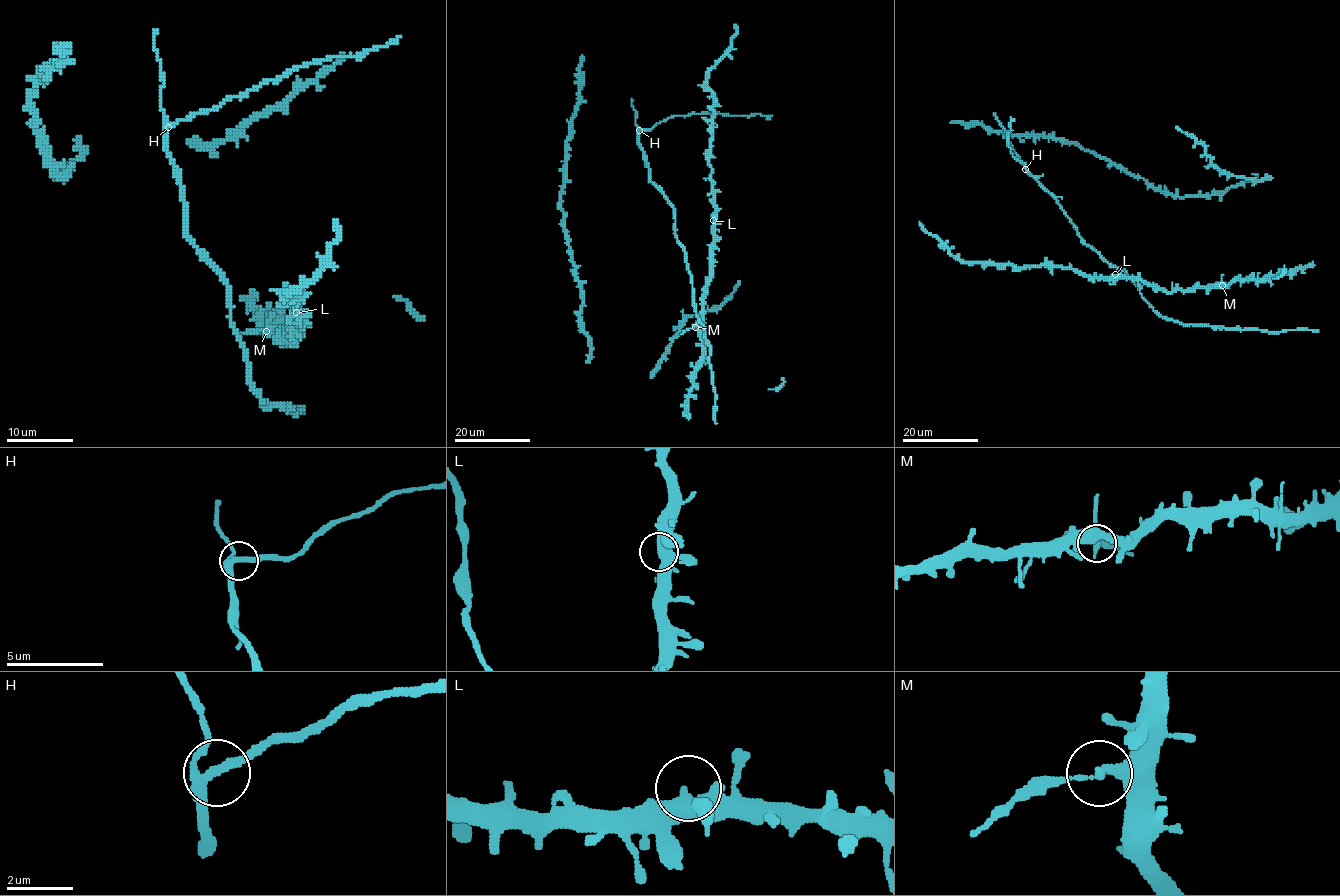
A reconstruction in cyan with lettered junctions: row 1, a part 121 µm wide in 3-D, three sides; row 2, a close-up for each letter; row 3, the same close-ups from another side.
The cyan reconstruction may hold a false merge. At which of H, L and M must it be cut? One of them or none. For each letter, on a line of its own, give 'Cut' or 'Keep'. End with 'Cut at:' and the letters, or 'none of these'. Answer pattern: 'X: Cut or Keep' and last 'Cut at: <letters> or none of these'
H: Keep
L: Keep
M: Cut
Cut at: M

